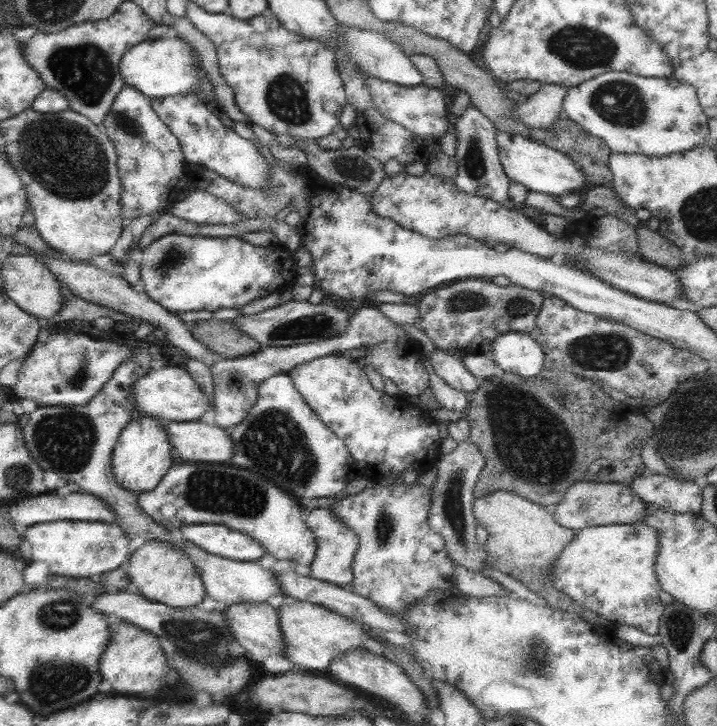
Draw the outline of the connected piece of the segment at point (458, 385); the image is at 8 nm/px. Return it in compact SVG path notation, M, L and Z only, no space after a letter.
M435 350L431 356L427 356L433 372L451 388L465 392L465 394L473 394L479 388L477 378L463 366L463 360L459 356L447 354L445 350Z

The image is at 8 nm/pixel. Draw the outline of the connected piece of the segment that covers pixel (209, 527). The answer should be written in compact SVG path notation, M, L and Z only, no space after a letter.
M191 524L179 528L179 534L193 546L227 560L255 562L265 556L261 544L223 524Z

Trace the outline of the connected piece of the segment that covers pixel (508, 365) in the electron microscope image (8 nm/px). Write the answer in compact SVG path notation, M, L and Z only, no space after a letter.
M507 332L497 336L497 340L491 344L489 356L501 368L501 374L527 378L543 372L545 354L537 340L533 340L529 334Z

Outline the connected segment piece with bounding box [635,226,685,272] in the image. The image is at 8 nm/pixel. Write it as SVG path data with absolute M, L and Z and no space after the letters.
M647 226L635 228L635 232L637 232L637 252L645 262L657 264L671 272L679 272L679 268L683 268L685 264L681 260L683 254L677 250L677 246L673 246L673 242L667 242L657 232L647 230Z

